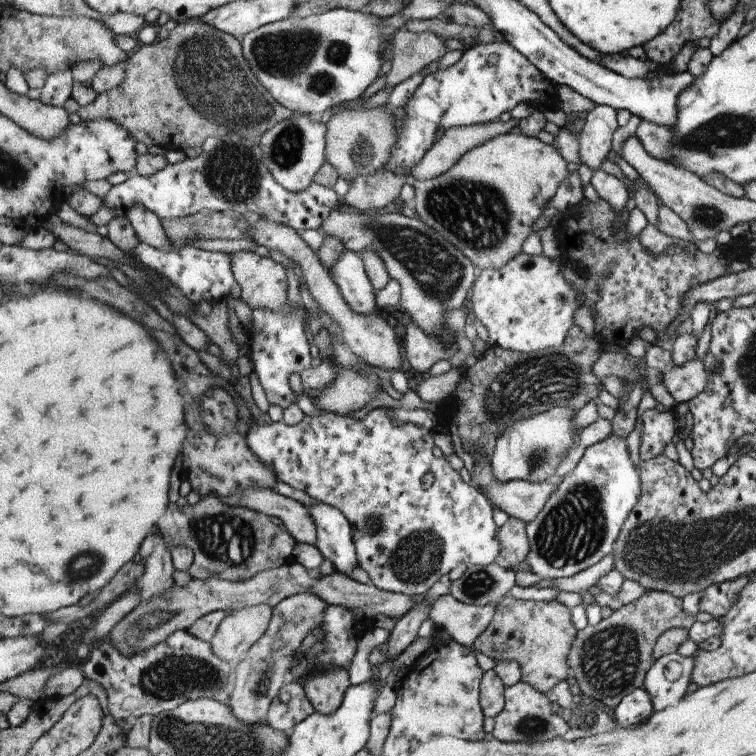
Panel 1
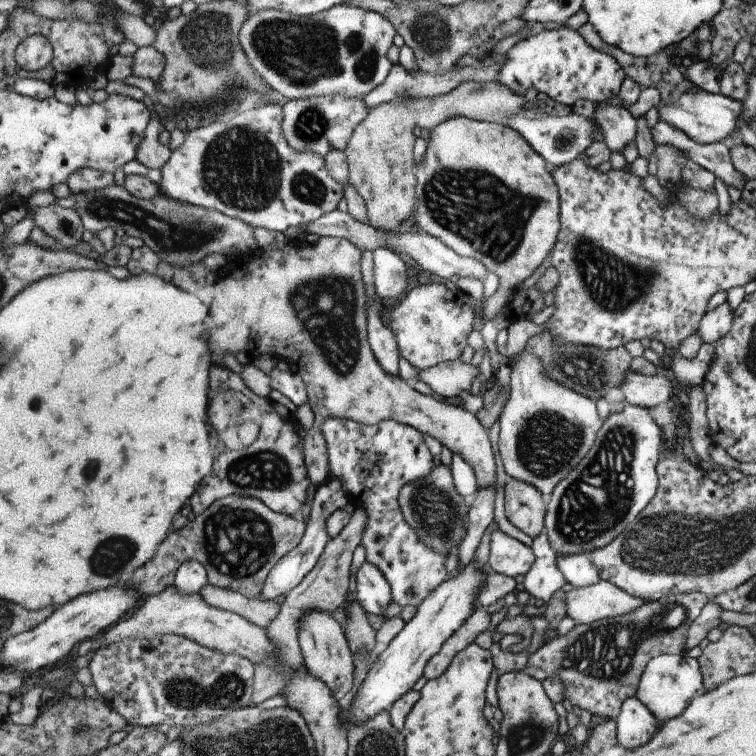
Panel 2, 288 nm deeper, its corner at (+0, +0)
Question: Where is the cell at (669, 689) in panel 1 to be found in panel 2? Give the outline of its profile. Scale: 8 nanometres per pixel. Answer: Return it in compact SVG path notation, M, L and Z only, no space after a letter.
M687 654L681 656L657 656L651 658L639 678L637 694L635 698L645 704L645 708L655 716L655 720L665 722L669 718L679 716L683 708L697 696L701 696L703 690L703 676L699 672L699 662L695 658L689 658Z

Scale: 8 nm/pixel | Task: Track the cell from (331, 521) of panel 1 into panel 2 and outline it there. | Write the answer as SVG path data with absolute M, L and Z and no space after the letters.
M365 562L359 568L359 572L357 572L357 598L361 600L367 614L387 620L385 612L391 606L391 602L395 602L395 596L393 596L393 586L389 584L383 570L379 570L379 566Z

